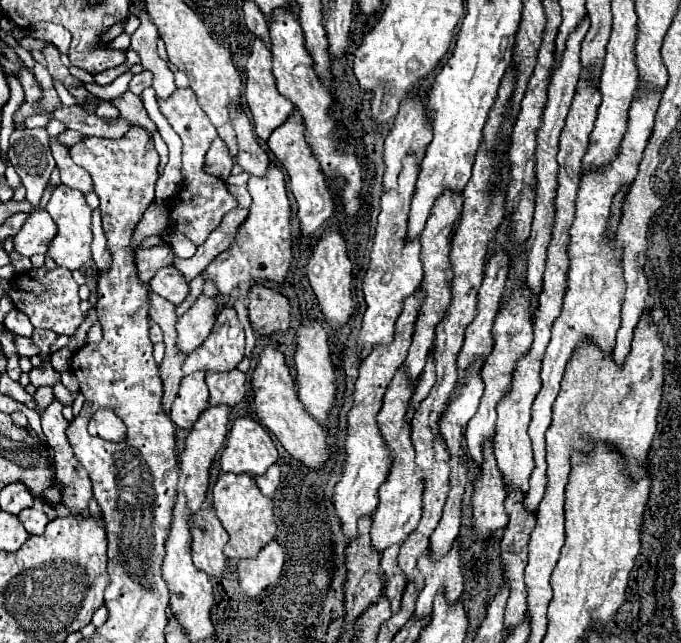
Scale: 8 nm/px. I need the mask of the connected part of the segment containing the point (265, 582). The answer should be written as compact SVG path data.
M270 541L254 559L238 561L238 583L248 597L258 597L266 587L274 585L284 565L284 549Z

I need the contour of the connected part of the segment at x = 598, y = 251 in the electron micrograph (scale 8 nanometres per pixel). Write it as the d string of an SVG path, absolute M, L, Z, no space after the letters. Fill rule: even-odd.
M644 97L644 101L632 101L628 111L628 133L624 135L620 153L612 165L608 165L608 173L592 173L592 177L580 179L580 189L576 195L576 213L574 221L568 229L570 241L568 241L568 281L566 281L566 293L564 293L564 305L560 317L552 325L552 339L548 343L548 349L542 359L542 389L534 399L532 405L532 421L528 427L528 435L534 449L534 471L530 477L530 491L524 499L524 507L528 513L538 511L540 497L544 495L544 473L546 473L546 429L552 421L552 405L560 393L560 383L566 371L568 361L572 359L572 353L576 347L582 345L582 341L594 341L594 345L604 353L610 355L616 343L616 329L620 325L620 305L624 299L624 281L620 277L620 251L614 249L614 241L604 243L602 235L606 231L606 221L610 217L610 201L620 185L630 185L636 177L636 169L642 157L642 151L646 149L646 141L652 135L654 129L654 115L658 109L660 97Z

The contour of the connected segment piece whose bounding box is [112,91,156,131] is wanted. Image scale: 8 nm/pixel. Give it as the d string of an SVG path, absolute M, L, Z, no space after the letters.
M126 91L122 97L114 99L112 101L118 111L120 111L120 117L126 117L126 121L134 127L144 127L146 131L154 131L156 125L150 121L144 105L142 105L142 99L130 91Z

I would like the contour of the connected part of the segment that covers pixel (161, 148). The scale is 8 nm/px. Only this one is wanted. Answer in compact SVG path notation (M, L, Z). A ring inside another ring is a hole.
M158 131L152 133L152 139L154 139L154 147L156 147L158 155L160 155L160 167L164 167L164 163L168 161L168 149L166 149L166 143L162 141L162 137L160 137Z

